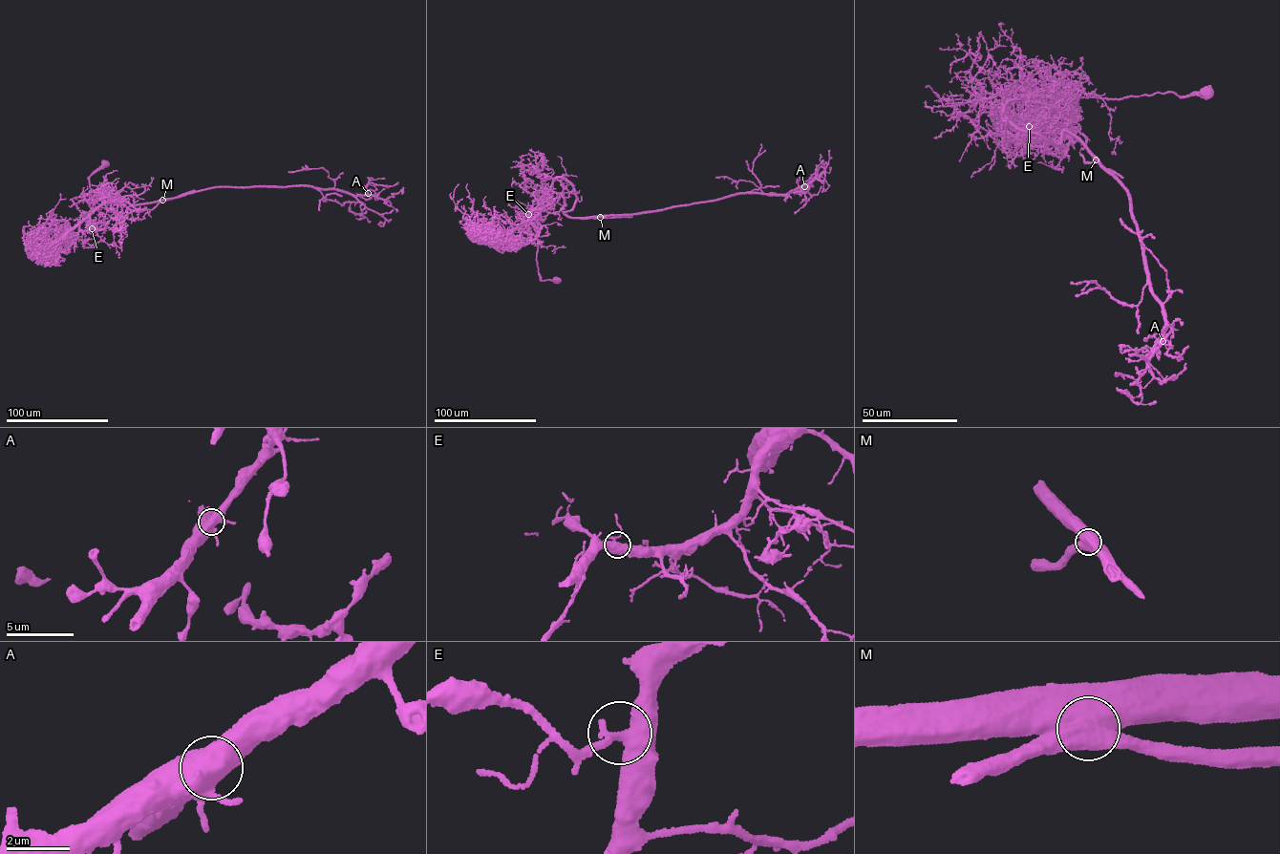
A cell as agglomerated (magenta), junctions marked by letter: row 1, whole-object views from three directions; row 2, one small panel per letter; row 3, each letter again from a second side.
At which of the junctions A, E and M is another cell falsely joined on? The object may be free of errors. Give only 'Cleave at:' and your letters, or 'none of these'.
Cleave at: M

